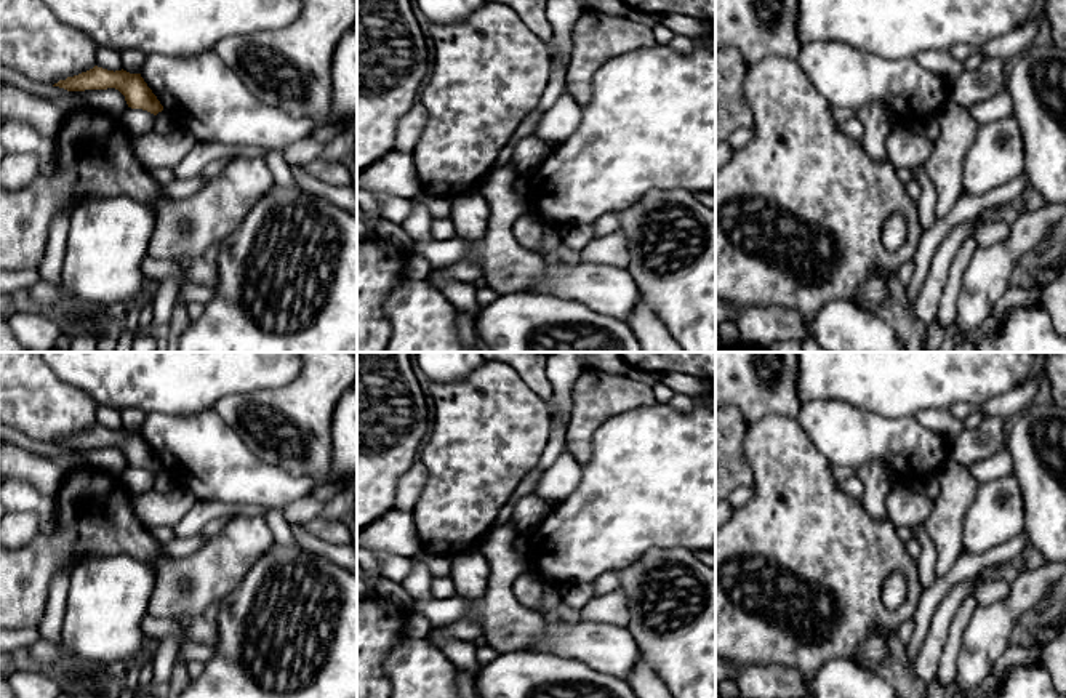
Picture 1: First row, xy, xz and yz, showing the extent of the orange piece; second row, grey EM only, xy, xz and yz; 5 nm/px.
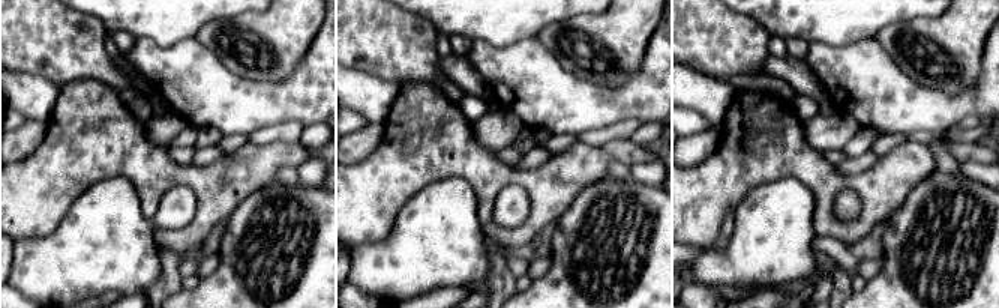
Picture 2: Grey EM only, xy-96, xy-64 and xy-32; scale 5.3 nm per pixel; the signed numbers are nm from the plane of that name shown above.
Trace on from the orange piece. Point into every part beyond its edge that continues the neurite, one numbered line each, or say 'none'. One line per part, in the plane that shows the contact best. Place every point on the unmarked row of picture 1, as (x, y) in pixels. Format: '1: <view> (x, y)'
none

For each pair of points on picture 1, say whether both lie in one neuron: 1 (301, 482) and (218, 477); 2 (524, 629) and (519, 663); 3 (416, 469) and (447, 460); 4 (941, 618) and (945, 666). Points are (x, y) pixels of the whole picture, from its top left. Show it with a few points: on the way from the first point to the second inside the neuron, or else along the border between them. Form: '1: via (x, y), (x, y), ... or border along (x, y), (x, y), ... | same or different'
1: via (280, 482), (253, 482), (239, 477) | same
2: border along (522, 649), (500, 653) | different
3: border along (420, 460), (426, 469), (426, 484), (415, 503) | different
4: border along (956, 613), (935, 677) | different

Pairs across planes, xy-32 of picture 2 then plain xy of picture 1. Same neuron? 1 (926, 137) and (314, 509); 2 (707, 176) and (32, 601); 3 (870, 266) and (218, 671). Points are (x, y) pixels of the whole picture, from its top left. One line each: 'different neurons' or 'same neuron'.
1: different neurons
2: same neuron
3: different neurons

